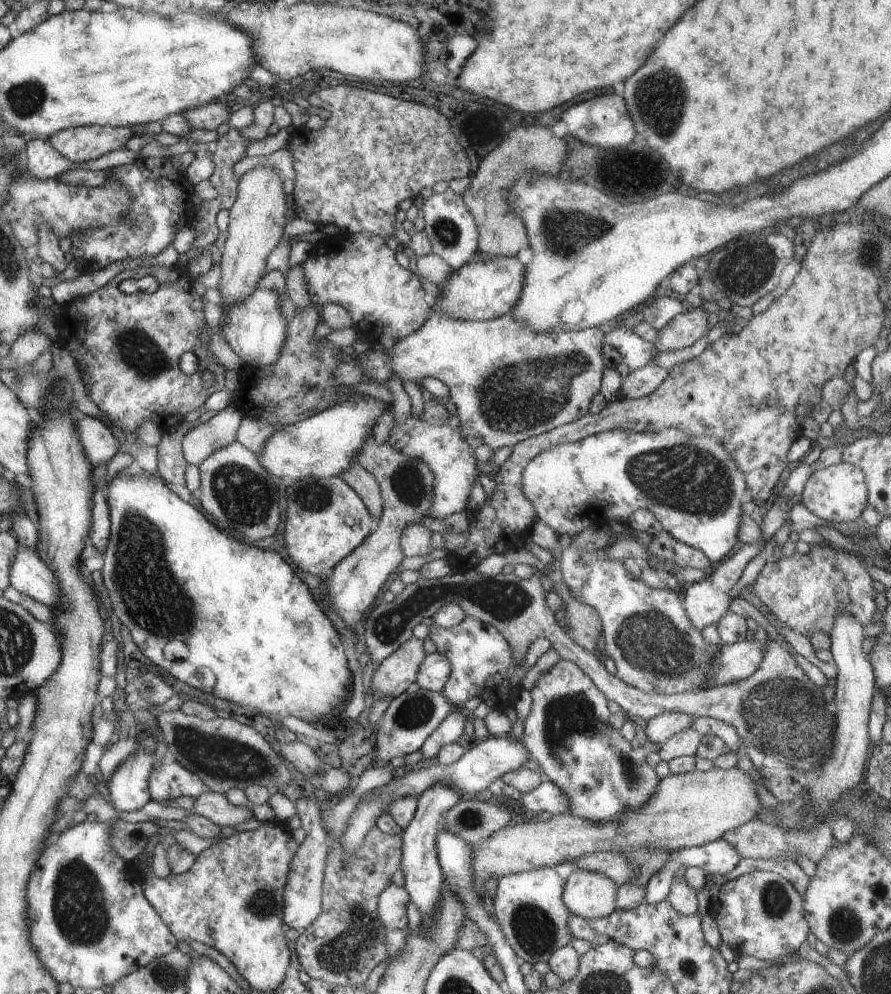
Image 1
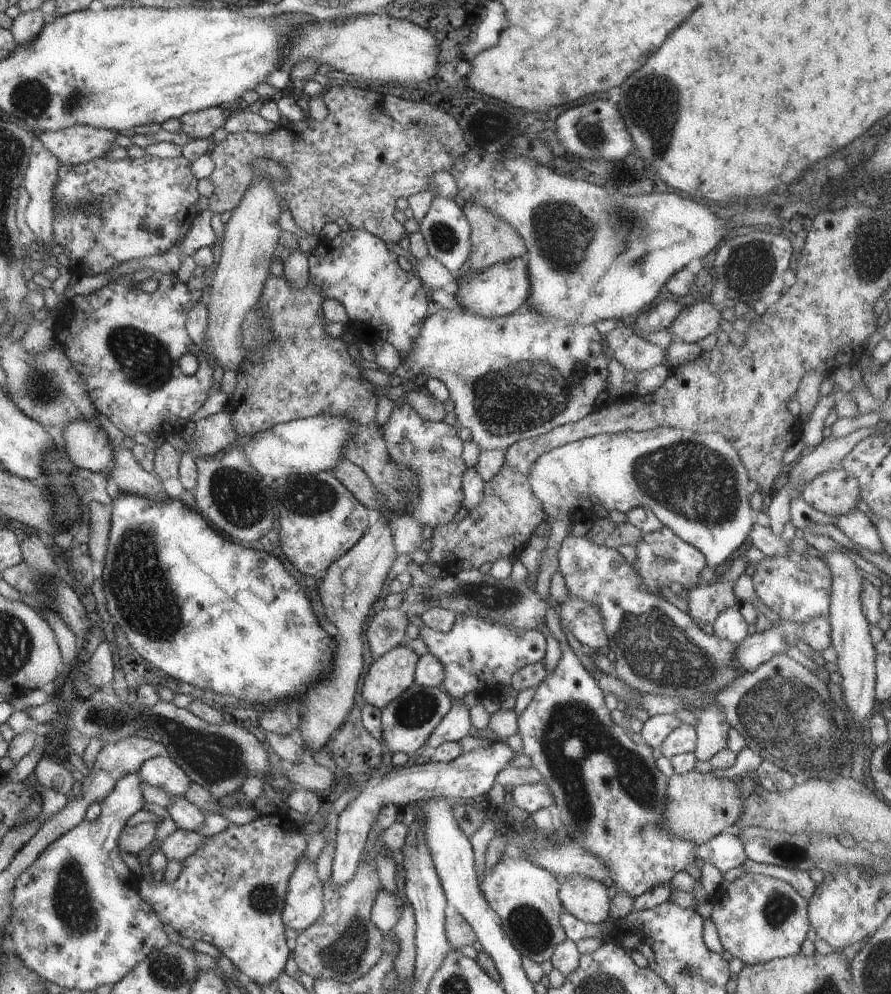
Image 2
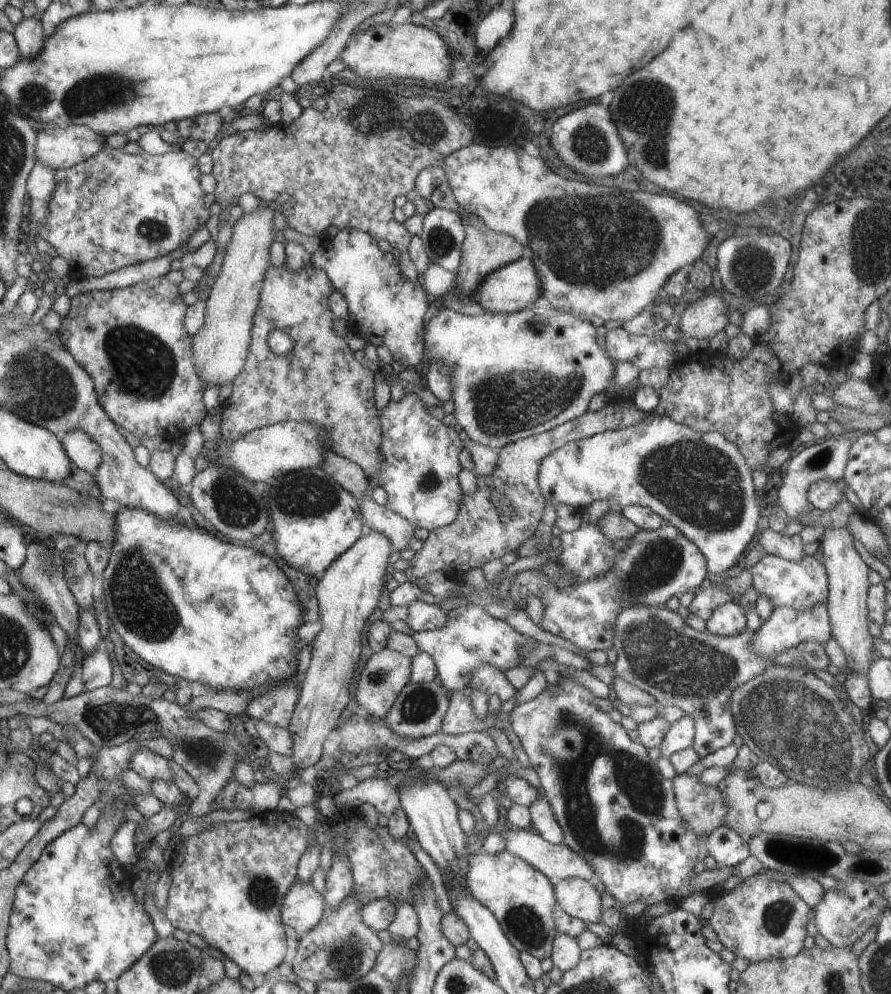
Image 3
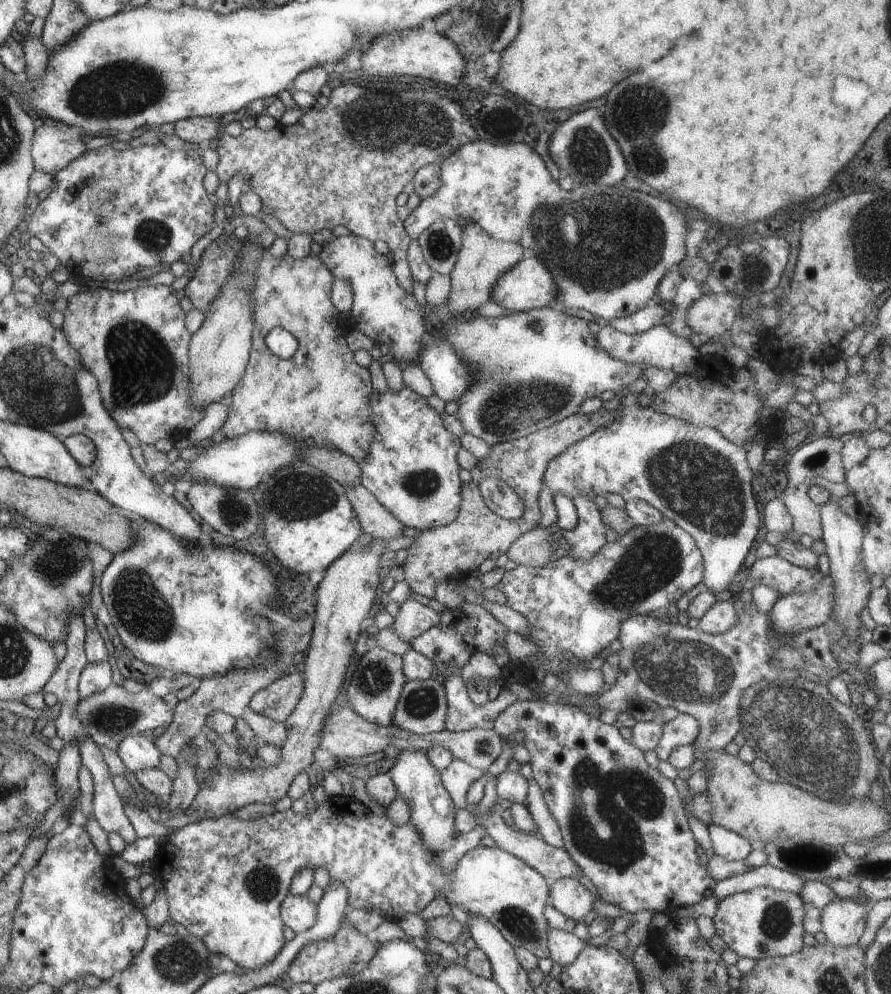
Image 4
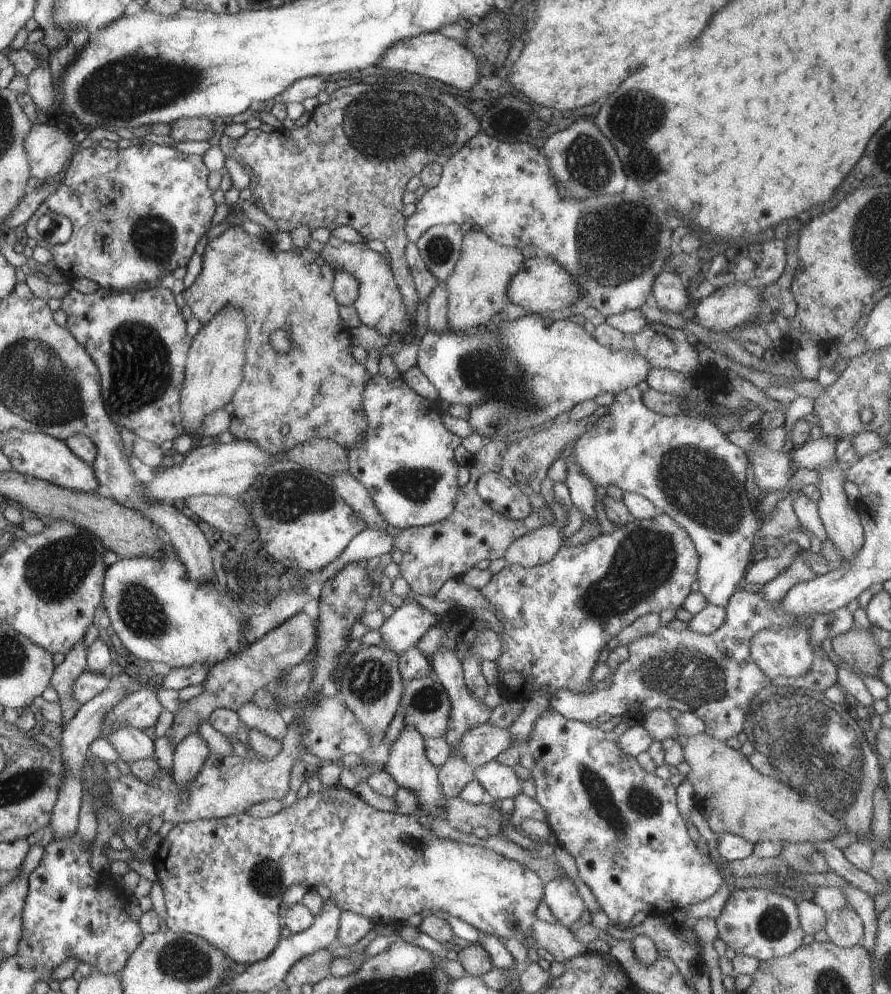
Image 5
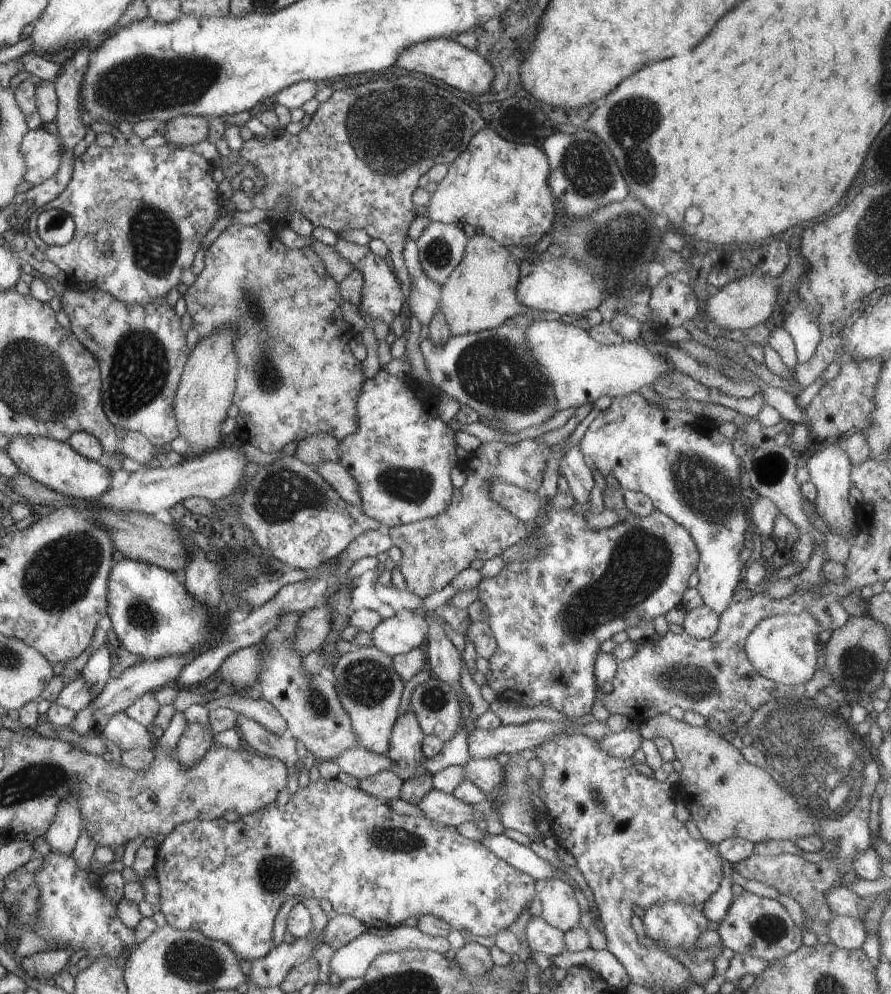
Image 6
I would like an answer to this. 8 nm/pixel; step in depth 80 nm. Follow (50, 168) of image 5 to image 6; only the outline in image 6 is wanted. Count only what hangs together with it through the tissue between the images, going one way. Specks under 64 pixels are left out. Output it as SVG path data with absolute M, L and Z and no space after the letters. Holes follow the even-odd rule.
M46 126L32 129L21 144L28 171L25 180L33 185L40 185L54 177L60 171L62 152L60 140L46 130Z

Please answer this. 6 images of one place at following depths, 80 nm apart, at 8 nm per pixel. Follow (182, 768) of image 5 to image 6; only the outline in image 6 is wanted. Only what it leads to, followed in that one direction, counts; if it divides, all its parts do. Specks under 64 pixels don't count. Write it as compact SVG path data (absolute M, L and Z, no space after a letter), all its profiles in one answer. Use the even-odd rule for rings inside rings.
M196 722L188 724L177 743L178 757L182 764L186 764L186 770L196 766L204 758L204 754L210 751L214 744L213 735L212 729L208 730Z

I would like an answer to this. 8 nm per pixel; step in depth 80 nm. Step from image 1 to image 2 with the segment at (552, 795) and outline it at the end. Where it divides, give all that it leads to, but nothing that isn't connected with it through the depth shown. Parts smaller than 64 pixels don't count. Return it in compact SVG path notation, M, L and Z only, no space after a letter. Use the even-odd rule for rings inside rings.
M543 782L514 786L509 799L511 804L526 810L530 815L532 815L532 812L536 812L538 808L554 806L554 796L552 796L550 788Z

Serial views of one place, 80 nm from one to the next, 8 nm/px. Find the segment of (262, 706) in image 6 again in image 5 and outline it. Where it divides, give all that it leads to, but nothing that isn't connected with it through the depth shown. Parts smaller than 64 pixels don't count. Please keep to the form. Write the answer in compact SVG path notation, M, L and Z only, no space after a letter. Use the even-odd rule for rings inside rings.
M253 701L238 706L236 710L240 721L244 726L256 728L264 734L268 734L274 740L283 741L288 734L288 721L284 714L278 710L268 710L268 708L260 708Z

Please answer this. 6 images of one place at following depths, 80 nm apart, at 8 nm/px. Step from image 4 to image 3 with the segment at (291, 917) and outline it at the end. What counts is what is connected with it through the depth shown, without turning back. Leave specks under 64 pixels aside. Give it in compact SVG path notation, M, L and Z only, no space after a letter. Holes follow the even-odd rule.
M294 881L288 889L282 907L282 920L286 926L303 935L314 928L325 913L325 898L312 883Z

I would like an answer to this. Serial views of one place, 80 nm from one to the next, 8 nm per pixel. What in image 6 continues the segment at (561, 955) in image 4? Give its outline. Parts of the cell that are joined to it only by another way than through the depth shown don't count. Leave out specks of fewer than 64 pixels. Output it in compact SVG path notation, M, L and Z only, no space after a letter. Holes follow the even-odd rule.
M531 917L526 926L526 938L532 951L548 958L564 952L564 932L546 924L540 917Z

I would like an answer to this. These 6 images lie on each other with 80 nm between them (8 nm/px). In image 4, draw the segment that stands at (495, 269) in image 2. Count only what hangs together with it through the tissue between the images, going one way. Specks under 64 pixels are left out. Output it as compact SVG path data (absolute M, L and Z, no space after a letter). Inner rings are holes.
M538 256L522 259L510 270L507 270L493 286L492 302L506 310L514 312L530 311L544 306L553 306L556 304L557 284L555 283L552 269L546 266Z

